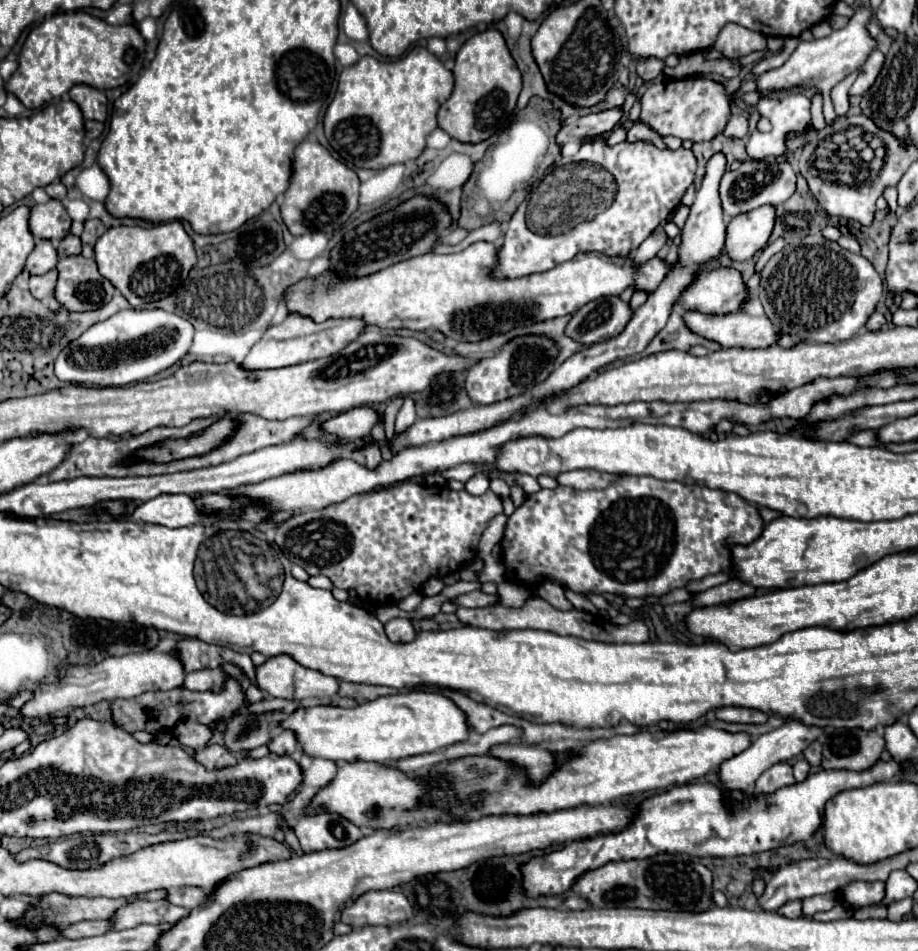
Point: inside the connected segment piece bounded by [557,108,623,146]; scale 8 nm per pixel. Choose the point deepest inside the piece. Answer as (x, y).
(599, 123)

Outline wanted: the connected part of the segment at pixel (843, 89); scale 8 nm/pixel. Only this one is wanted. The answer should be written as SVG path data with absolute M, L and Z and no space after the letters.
M857 72L849 74L847 78L843 78L839 84L835 84L831 88L831 100L833 100L833 106L837 110L837 116L845 116L849 110L849 88L851 88L855 78L857 78Z

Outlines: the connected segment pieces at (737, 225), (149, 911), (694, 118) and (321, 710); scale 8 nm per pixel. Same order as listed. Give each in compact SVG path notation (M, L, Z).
M765 204L755 210L737 214L727 226L727 254L737 260L749 260L765 248L775 226L775 206Z
M133 900L129 906L121 908L113 920L113 930L133 928L137 924L159 924L159 922L179 922L189 916L187 908L179 908L169 900L145 902Z
M693 76L683 80L657 78L653 80L641 96L641 122L655 128L661 136L677 136L691 142L707 142L719 132L723 132L731 116L729 96L725 86L713 78Z
M405 692L397 696L381 696L355 708L311 706L299 708L281 722L297 734L305 754L333 762L381 762L391 764L407 756L435 752L469 738L471 726L465 712L447 696L437 692Z

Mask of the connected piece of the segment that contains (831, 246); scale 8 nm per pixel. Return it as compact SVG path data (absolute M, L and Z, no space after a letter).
M807 236L797 244L787 244L767 262L757 292L779 330L797 340L835 344L853 338L865 326L881 298L883 282L861 254L843 250L823 236Z

